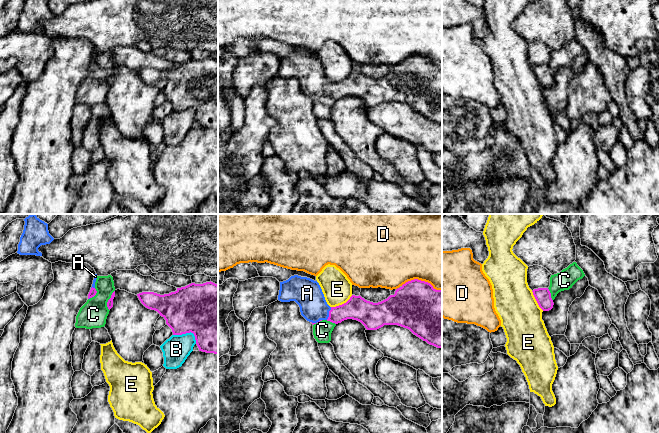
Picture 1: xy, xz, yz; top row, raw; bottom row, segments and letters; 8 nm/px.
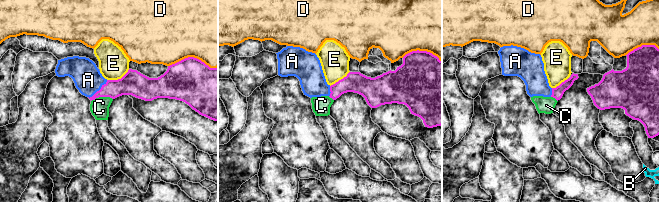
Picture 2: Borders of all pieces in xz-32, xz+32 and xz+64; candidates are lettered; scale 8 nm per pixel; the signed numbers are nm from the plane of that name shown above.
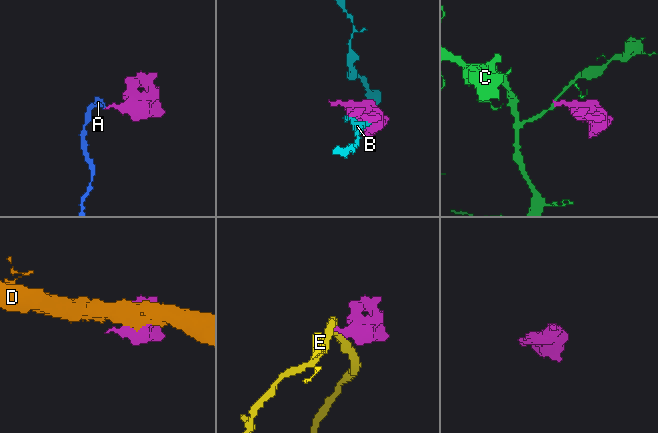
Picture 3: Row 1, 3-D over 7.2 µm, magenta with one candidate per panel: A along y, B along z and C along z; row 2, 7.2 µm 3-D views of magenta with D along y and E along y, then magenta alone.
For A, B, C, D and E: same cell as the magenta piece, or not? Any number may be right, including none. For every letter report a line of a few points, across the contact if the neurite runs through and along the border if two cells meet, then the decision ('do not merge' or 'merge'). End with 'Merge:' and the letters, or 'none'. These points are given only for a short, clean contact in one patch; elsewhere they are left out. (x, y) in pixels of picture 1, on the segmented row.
A: xz (357, 308), (340, 313), (329, 313), (307, 293) | merge
B: do not merge
C: xy (114, 290), (107, 302), (109, 310) | do not merge
D: do not merge
E: xz (352, 295), (345, 302), (331, 307) | do not merge
Merge: A

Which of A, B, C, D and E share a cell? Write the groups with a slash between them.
A / B / C / D / E

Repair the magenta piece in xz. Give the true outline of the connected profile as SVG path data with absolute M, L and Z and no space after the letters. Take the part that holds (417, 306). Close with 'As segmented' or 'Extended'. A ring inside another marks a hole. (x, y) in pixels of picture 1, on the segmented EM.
M294 275L280 282L278 300L295 301L300 307L301 315L313 325L322 320L338 324L347 319L361 322L367 330L377 330L384 325L398 325L409 329L428 344L442 348L442 290L434 289L425 281L418 279L408 281L396 289L394 295L378 303L367 301L360 295L352 295L346 303L330 307L317 281Z. Extended

